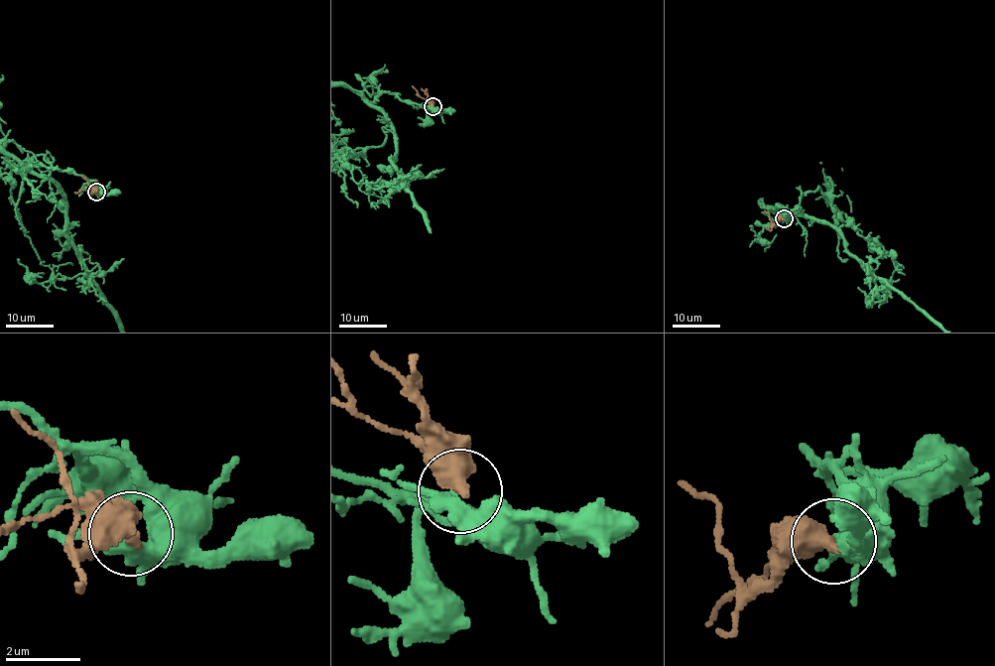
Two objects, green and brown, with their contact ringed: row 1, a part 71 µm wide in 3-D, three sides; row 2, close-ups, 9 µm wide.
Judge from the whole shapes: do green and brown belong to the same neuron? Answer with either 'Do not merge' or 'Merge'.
Do not merge

